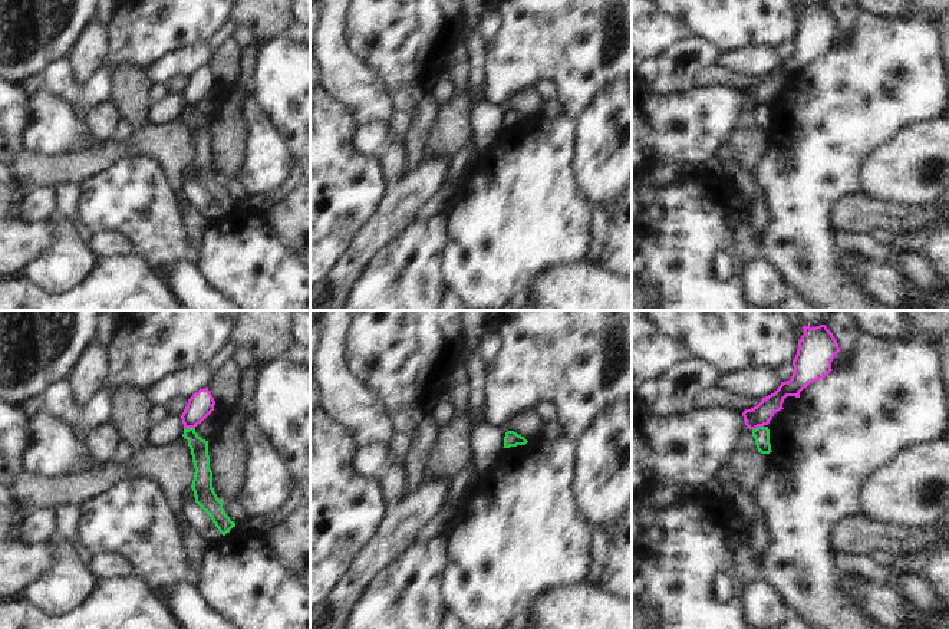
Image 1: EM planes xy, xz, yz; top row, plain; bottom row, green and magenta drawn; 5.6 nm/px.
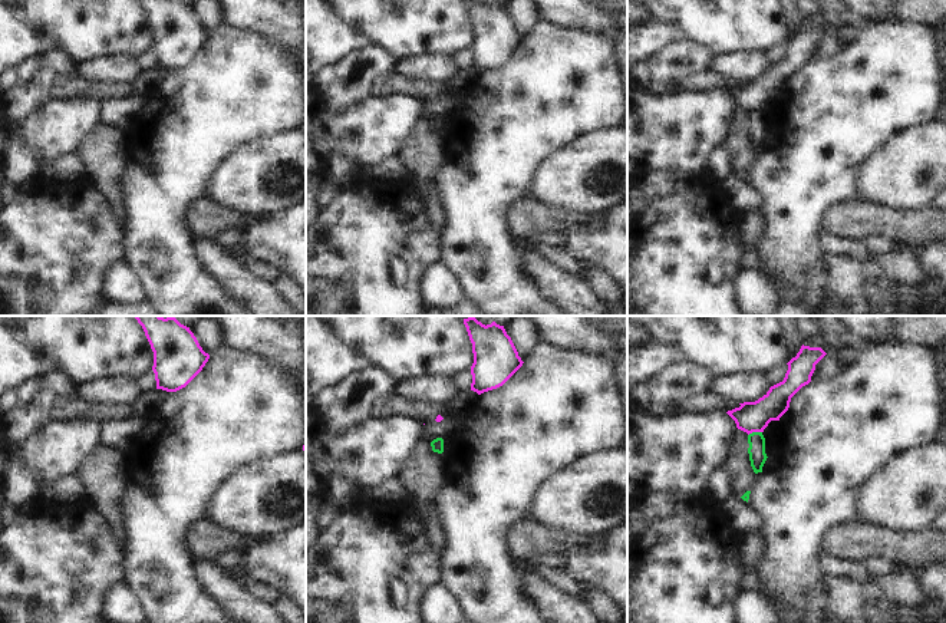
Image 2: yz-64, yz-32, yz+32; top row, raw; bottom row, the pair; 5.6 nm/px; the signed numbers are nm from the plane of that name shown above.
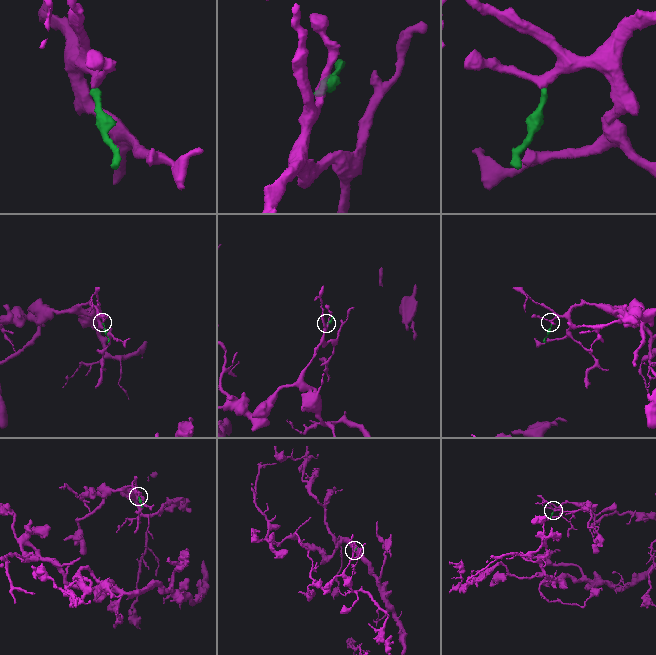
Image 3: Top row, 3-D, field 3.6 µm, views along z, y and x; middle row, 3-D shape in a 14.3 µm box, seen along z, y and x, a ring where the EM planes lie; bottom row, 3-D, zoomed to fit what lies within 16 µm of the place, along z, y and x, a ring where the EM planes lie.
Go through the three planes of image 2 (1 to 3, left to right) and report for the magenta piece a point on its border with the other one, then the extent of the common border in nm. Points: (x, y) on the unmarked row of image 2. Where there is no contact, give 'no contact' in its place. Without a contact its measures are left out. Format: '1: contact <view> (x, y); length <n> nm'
1: no contact
2: no contact
3: contact yz+32 (754, 111); length 80 nm

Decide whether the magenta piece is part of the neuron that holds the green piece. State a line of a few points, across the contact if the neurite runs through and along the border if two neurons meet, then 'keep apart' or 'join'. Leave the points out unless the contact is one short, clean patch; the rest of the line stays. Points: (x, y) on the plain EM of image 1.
xy (194, 105), (184, 108) | keep apart

